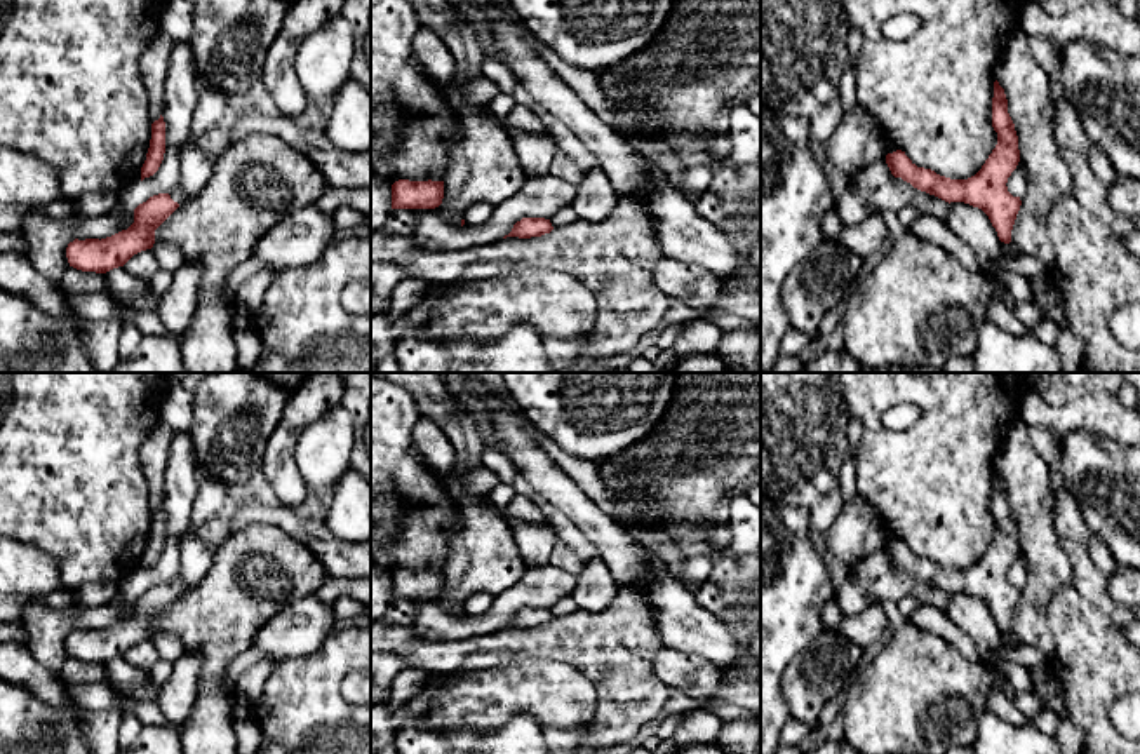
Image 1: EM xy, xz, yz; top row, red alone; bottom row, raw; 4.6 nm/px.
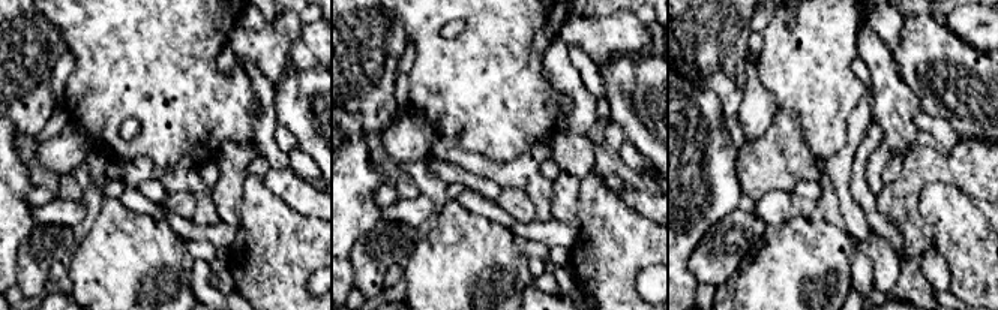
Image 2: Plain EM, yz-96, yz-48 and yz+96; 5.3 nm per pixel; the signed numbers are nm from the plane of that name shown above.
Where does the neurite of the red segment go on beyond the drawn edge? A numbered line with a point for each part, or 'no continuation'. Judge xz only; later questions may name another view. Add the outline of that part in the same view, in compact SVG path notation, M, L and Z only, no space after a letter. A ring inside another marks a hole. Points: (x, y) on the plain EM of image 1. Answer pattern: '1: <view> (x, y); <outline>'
no continuation

